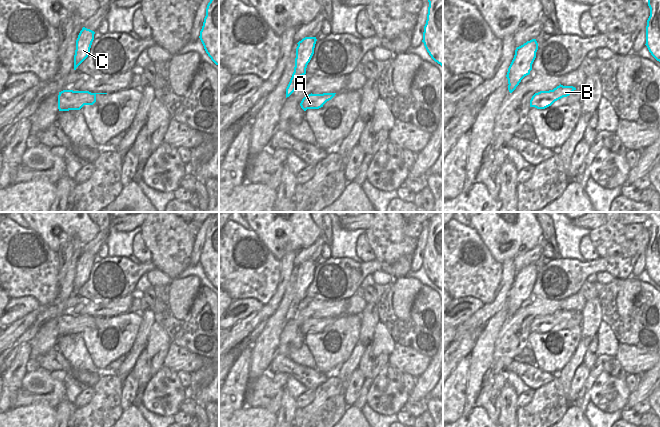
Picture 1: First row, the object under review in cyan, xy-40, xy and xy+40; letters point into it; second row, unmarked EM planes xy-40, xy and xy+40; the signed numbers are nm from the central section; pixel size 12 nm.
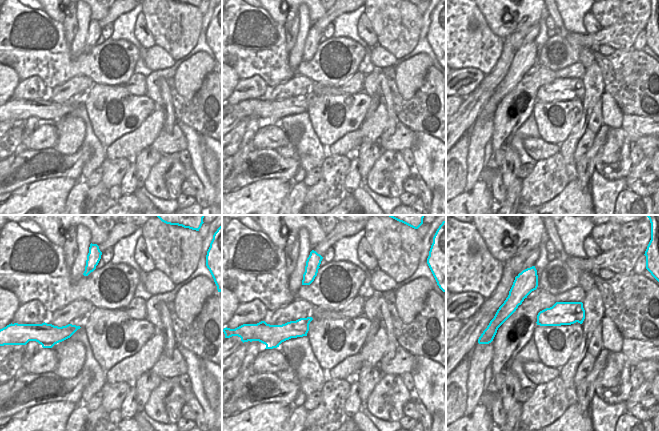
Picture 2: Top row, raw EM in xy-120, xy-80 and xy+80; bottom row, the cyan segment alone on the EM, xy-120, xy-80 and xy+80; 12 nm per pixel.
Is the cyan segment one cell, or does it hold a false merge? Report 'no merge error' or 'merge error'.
merge error

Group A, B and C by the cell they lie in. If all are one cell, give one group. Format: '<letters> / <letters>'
A B / C

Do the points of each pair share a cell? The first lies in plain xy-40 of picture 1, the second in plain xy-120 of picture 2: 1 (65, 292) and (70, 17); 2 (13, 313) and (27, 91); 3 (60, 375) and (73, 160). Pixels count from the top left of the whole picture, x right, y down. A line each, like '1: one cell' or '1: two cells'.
1: two cells
2: one cell
3: two cells

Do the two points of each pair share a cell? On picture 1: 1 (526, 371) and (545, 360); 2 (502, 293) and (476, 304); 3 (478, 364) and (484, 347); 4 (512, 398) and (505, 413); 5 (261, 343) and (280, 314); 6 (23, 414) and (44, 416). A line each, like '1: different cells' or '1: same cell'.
1: different cells
2: different cells
3: same cell
4: same cell
5: same cell
6: same cell

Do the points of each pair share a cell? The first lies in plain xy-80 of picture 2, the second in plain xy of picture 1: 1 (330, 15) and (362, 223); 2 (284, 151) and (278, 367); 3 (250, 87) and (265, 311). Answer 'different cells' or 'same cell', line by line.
1: same cell
2: different cells
3: different cells

